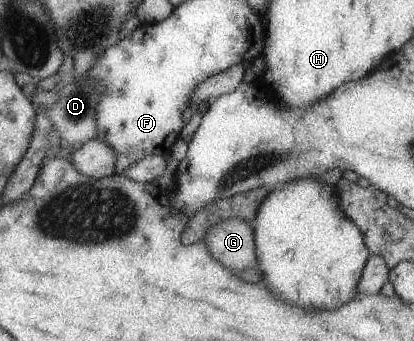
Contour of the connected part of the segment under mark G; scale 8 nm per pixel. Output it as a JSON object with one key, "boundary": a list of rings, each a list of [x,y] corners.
{"boundary":[[[222,220],[220,226],[208,228],[203,240],[210,256],[230,271],[237,273],[257,264],[251,222]]]}

